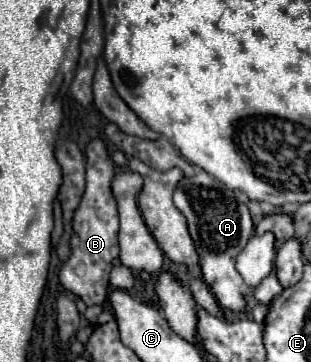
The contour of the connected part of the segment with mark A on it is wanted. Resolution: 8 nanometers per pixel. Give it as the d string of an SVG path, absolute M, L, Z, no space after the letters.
M199 170L191 178L183 178L175 186L173 204L187 218L187 228L199 254L203 280L211 288L217 304L221 306L221 310L241 312L245 308L245 296L243 278L235 270L235 258L253 236L253 220L249 216L247 204L241 202L233 190L229 190L225 184L203 170Z

